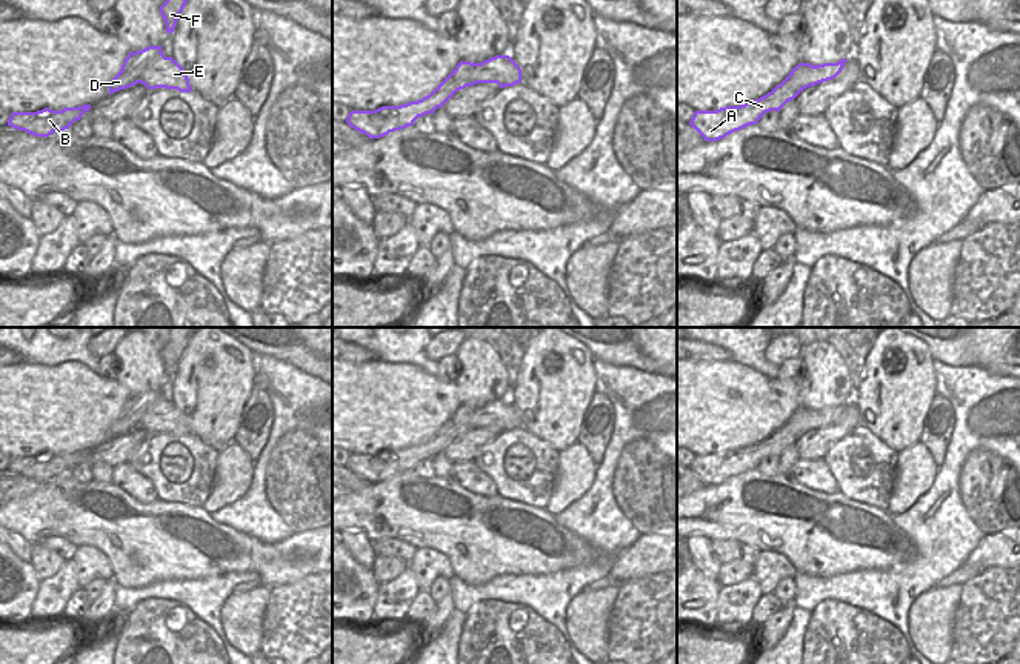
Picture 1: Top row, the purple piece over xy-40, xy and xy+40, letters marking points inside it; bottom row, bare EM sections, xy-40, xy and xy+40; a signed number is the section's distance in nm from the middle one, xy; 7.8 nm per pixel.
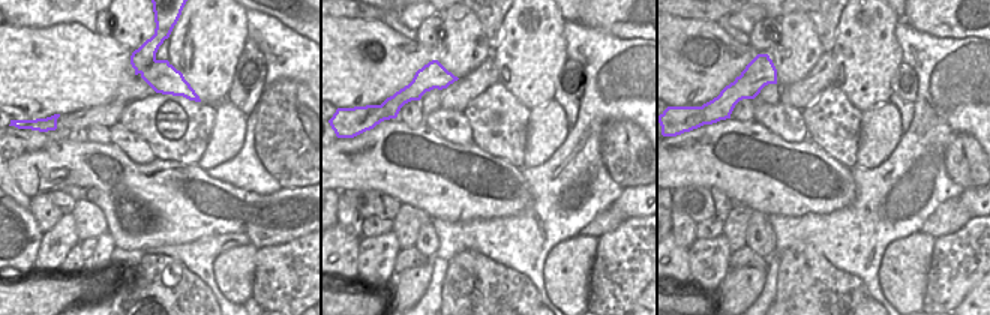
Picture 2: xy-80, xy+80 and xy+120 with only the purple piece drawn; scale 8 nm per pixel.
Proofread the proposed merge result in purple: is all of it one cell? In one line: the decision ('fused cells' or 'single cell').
fused cells

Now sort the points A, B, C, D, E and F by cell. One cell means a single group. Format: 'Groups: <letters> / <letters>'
Groups: A B C D F / E.

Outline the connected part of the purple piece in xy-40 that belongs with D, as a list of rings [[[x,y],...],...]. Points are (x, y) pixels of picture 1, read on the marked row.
[[[148,46],[142,51],[129,52],[120,72],[109,83],[109,95],[140,83],[149,71],[158,63],[162,46]]]

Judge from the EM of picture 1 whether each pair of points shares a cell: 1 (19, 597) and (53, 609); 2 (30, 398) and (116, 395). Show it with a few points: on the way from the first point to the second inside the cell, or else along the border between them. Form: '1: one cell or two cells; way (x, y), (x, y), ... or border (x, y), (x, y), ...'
1: two cells; border (42, 580), (28, 623)
2: one cell; way (51, 398), (94, 398)

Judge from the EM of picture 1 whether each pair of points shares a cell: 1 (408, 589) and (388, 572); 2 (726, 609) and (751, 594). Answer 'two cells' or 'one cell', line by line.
1: two cells
2: one cell

